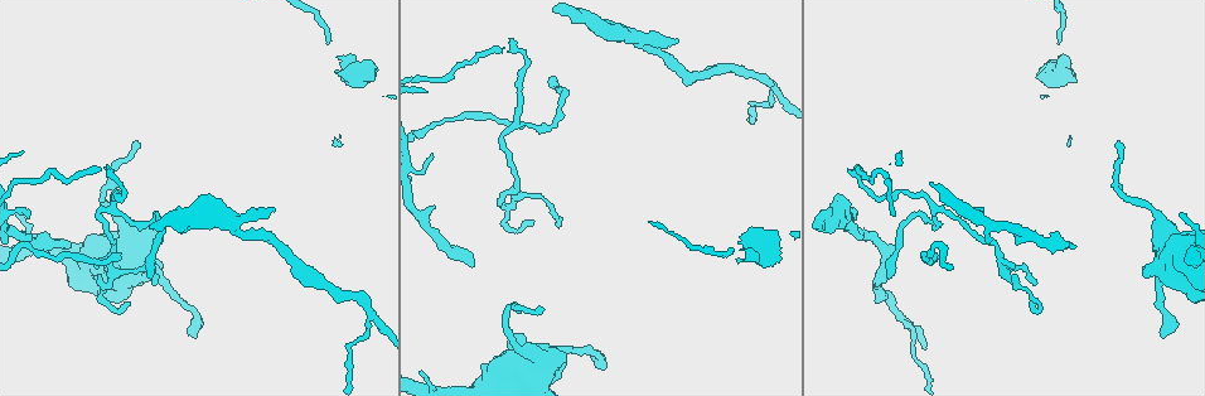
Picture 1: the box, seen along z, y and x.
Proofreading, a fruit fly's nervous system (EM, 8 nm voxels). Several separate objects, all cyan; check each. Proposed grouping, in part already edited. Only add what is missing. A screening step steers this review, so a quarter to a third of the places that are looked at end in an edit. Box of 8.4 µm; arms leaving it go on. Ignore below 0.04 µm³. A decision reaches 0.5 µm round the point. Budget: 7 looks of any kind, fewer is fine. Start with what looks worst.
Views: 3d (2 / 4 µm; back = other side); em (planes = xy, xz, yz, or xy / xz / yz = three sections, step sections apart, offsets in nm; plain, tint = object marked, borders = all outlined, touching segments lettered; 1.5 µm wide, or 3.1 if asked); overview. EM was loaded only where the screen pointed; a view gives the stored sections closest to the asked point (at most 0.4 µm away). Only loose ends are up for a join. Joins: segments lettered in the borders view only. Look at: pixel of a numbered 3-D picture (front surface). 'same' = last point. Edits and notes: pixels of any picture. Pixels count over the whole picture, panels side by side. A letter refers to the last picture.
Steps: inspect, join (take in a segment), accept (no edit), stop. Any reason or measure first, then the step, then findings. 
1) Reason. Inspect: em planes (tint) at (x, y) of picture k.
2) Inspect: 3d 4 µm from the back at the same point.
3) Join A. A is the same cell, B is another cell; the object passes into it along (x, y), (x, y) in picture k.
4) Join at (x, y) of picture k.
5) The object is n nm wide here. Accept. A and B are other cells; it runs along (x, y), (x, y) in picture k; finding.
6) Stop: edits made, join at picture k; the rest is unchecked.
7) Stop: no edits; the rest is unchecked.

Branch stops here. Inspect: 3d 4 µm from the back at (66, 249) of picture 1.

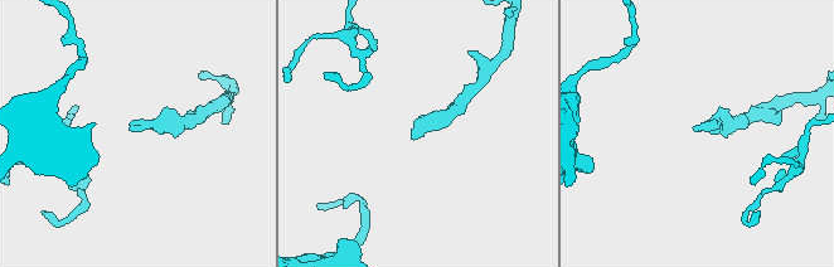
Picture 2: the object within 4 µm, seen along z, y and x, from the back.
Inspect: em yz step 8 (borders) at (130, 130) of picture 2.

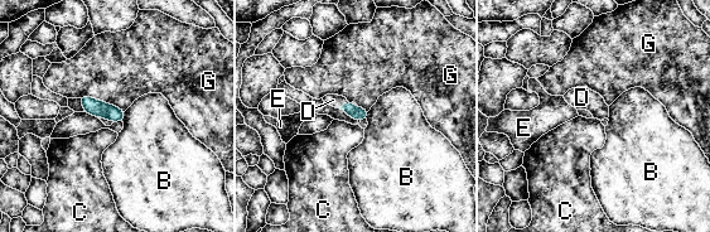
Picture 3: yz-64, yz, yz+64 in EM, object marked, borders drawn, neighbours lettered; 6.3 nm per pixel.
Another direction. Inspect: em planes (borders) at the same point.

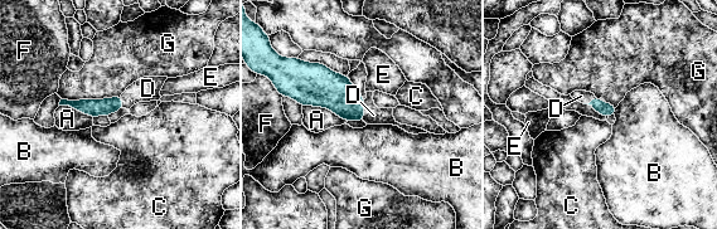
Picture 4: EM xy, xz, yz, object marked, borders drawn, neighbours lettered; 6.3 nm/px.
The longest contact is with G, 380 nm. Join D. D is the same cell, A, B, C, E, F and G are other cells; the object passes into it along (329, 89), (362, 111), (373, 115) in picture 4; it goes on there.

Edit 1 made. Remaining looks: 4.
End of a long branch. Inspect: em yz step 8 (borders) at (338, 59) of picture 1.

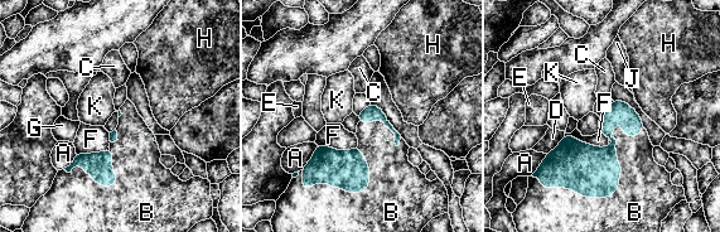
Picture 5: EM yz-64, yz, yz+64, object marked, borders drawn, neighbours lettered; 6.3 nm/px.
Inspect: em planes (borders) at the same point.

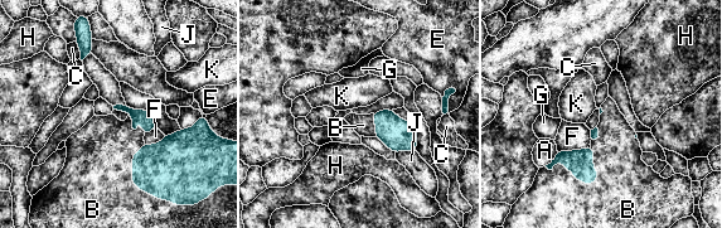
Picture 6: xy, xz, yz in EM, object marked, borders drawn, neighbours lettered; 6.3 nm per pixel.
Join B. B is the same cell, A, C, E, F, G, H, J and K are other cells; it goes on there.

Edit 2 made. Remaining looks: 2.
Free end. Inspect: 3d 4 µm at (271, 209) of picture 1.

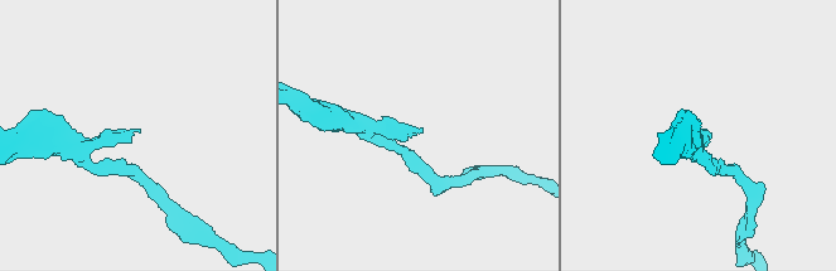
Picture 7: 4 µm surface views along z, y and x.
Inspect: em planes (borders) at (423, 132) of picture 7.

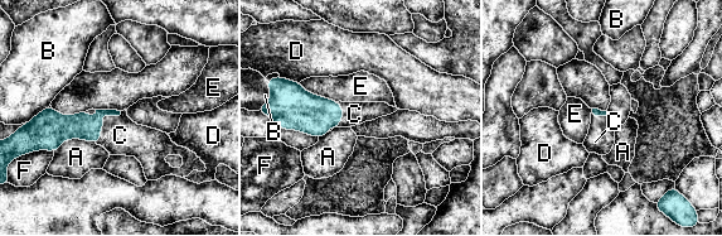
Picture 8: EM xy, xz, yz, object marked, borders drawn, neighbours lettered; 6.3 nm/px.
Join C. C is the same cell, A, B, D, E and F are other cells; the object passes into it along (59, 128), (97, 120), (120, 135) in picture 8; it goes on there.

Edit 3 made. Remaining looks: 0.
Stop: edits made, join at picture 4, join at picture 6, join at picture 8; the rest is unchecked.

